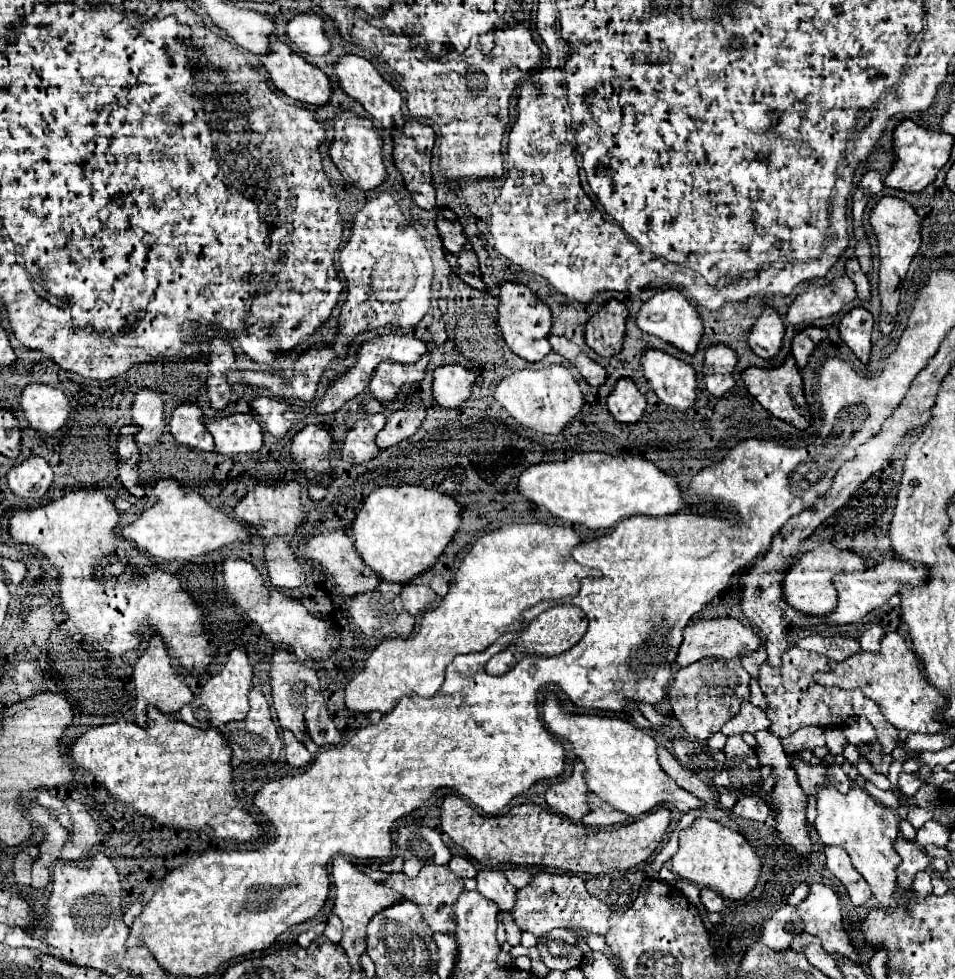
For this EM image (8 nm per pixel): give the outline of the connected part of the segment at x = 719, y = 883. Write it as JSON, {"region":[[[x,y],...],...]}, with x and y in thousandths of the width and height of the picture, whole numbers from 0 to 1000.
{"region":[[[729,837],[720,847],[712,849],[712,865],[702,879],[710,896],[733,906],[743,906],[762,918],[779,918],[792,906],[798,892],[798,877],[787,861],[777,851],[743,837]]]}

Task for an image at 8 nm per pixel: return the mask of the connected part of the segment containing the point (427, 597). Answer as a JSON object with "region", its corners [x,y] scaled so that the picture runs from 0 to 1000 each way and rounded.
{"region":[[[425,596],[421,606],[419,606],[421,618],[429,628],[438,628],[444,622],[448,622],[457,614],[457,606],[450,602],[450,598],[436,598],[436,596]]]}

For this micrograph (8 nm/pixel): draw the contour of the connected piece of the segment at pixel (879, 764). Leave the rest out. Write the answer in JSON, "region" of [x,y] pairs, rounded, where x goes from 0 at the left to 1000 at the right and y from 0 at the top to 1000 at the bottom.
{"region":[[[915,759],[915,767],[909,767],[905,761],[901,761],[898,765],[901,765],[903,771],[907,771],[907,773],[911,775],[911,779],[915,781],[917,788],[921,788],[921,790],[926,790],[926,792],[930,790],[930,783],[932,783],[932,771],[924,771],[924,769],[921,769],[921,759]]]}

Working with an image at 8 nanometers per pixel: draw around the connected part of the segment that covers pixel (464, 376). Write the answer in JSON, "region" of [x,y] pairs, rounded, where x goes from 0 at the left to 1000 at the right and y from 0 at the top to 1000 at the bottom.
{"region":[[[461,373],[454,377],[452,406],[463,416],[477,416],[492,406],[496,383],[484,373]]]}

